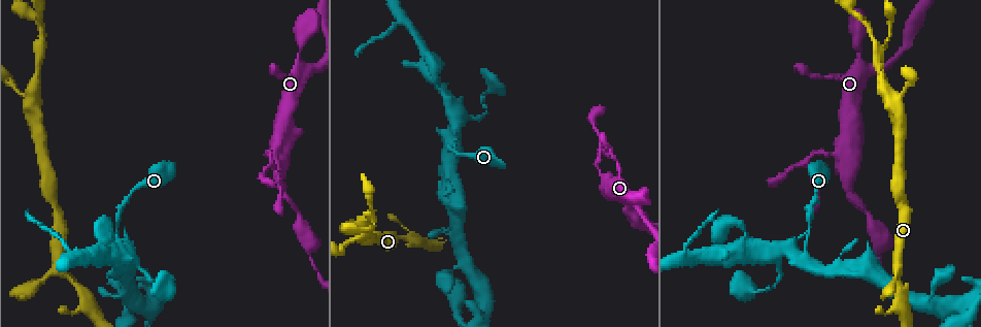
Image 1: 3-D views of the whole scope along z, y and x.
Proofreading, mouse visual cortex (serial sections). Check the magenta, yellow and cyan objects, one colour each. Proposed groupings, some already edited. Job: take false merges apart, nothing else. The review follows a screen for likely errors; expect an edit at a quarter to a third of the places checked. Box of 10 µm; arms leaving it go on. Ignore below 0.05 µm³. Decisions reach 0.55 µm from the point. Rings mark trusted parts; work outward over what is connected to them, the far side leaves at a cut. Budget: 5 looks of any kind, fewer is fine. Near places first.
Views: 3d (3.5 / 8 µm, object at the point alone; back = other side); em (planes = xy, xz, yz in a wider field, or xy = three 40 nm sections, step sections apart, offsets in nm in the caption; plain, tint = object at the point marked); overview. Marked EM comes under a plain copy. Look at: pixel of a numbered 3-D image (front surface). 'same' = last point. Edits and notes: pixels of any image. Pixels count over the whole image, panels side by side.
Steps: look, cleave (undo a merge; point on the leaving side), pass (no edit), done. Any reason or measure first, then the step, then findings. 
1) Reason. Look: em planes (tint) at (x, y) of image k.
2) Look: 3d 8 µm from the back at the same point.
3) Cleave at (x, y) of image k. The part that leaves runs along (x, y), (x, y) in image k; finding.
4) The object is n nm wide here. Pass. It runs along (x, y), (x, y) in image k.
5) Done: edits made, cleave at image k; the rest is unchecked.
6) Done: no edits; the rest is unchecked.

Look: 3d 8 µm at (807, 163) of image 1.

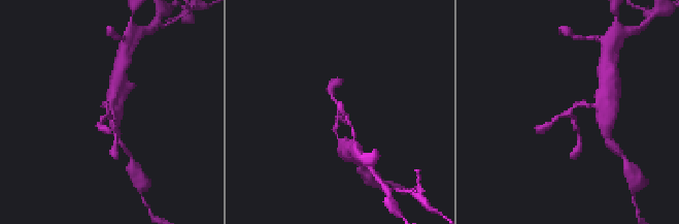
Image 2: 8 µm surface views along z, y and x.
Look: 3d 3.5 µm at the same point.

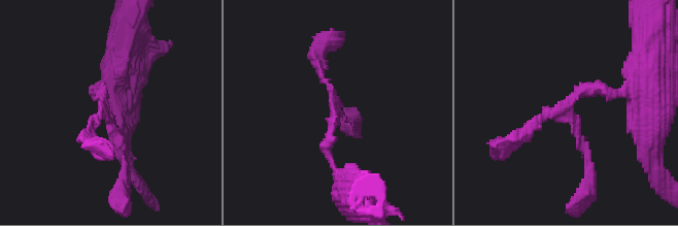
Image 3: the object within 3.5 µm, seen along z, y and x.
Need the tissue. Look: em xy step 2 (tint) at (332, 110) of image 3.

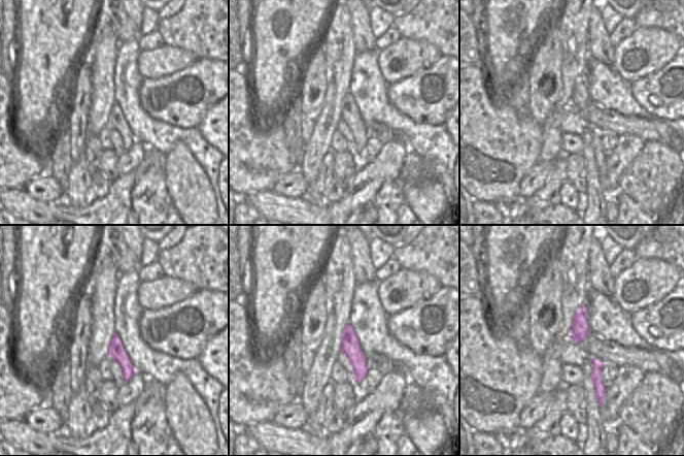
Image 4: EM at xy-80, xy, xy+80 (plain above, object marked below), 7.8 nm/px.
Pass. It runs along (622, 91), (585, 88), (519, 138) in image 3; all the same cell.

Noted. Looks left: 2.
Look: 3d 3.5 µm at (40, 49) of image 1.

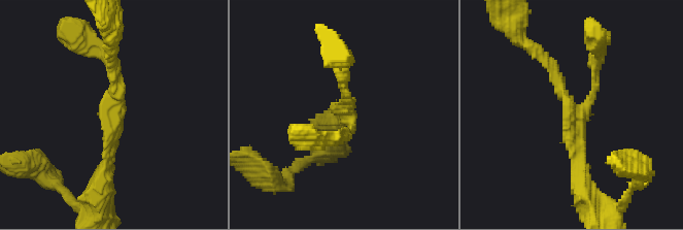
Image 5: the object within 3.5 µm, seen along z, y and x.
Look: em xy step 2 (tint) at (345, 113) of image 5.

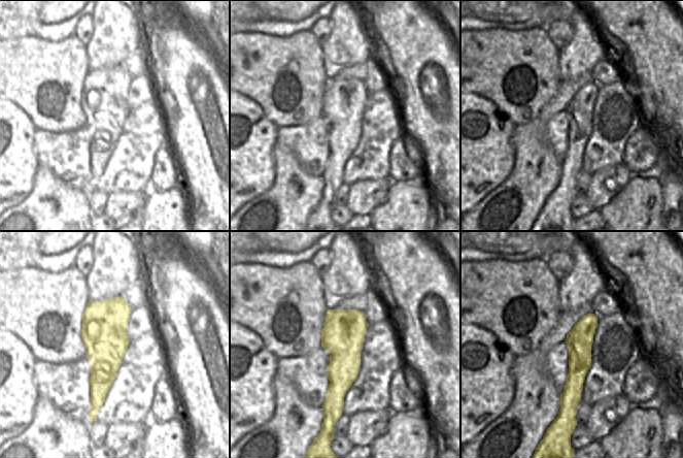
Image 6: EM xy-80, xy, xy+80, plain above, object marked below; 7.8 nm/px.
The object is 340 nm wide here. Pass. It runs along (591, 316), (579, 340), (567, 414) in image 6; all the same cell.

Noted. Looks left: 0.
Done: no edits; the rest is unchecked.

